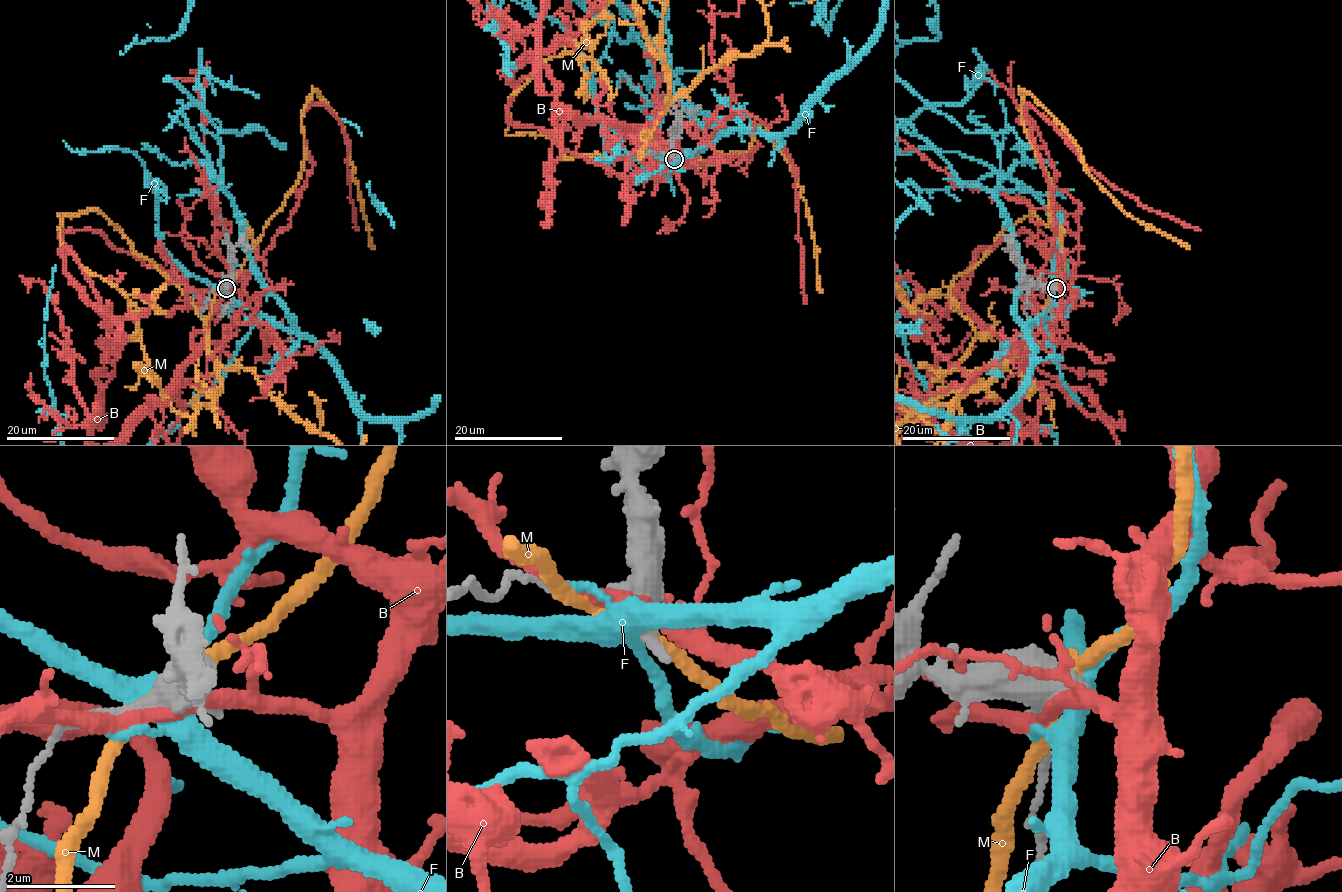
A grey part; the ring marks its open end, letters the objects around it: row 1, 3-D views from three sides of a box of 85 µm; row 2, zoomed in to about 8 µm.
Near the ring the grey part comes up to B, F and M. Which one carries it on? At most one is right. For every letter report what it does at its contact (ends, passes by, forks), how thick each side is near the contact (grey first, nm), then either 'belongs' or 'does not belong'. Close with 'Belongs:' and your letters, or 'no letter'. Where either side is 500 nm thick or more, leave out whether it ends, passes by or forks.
B: it passes by; calibres 460 and 280 nm; does not belong
F: calibres 550 and 400 nm; does not belong
M: it passes by; calibres 440 and 240 nm; does not belong
Belongs: no letter

